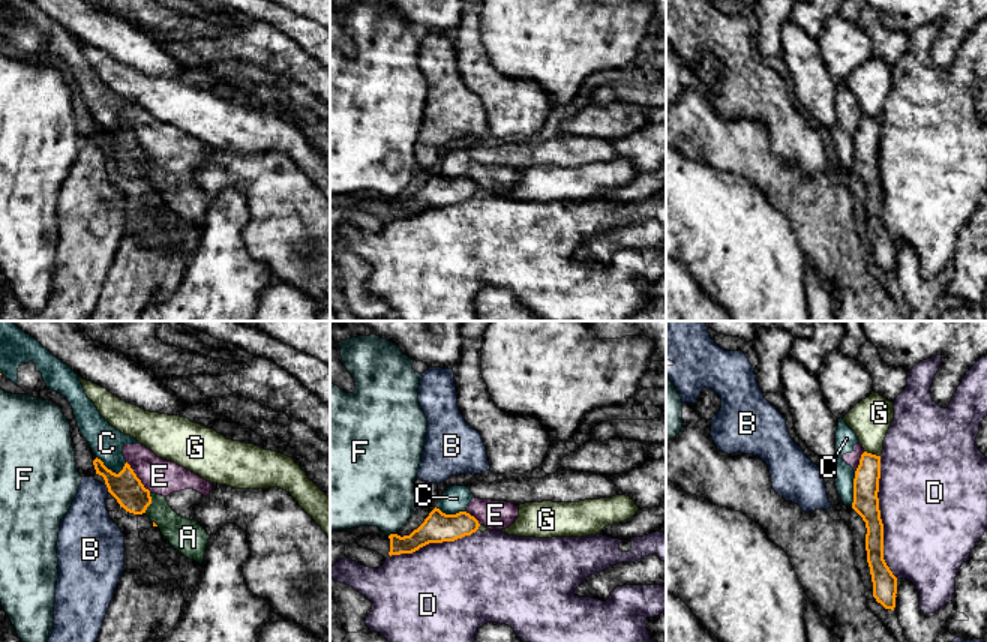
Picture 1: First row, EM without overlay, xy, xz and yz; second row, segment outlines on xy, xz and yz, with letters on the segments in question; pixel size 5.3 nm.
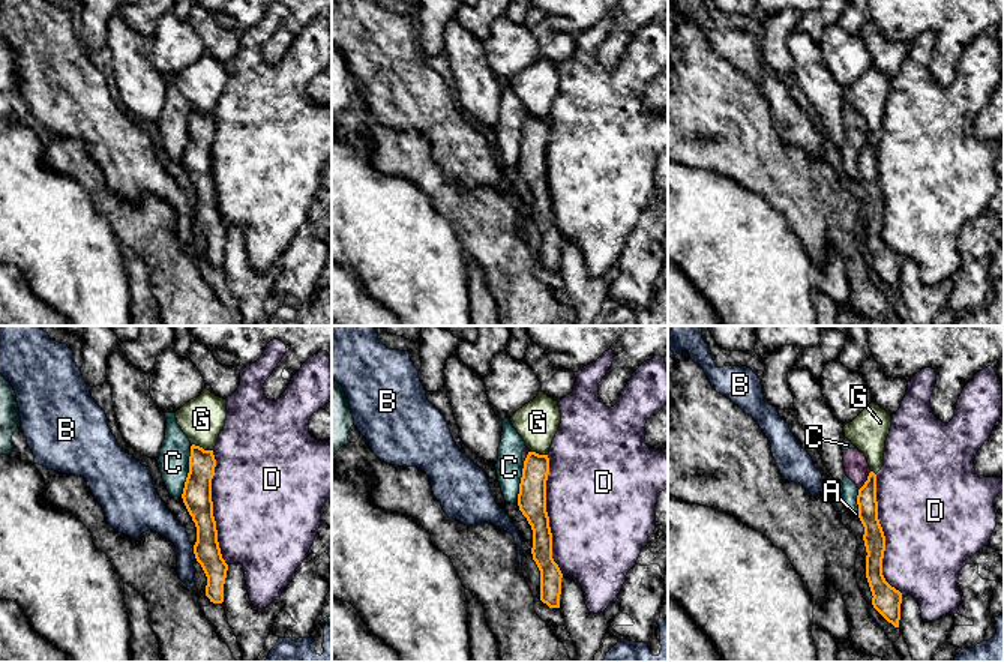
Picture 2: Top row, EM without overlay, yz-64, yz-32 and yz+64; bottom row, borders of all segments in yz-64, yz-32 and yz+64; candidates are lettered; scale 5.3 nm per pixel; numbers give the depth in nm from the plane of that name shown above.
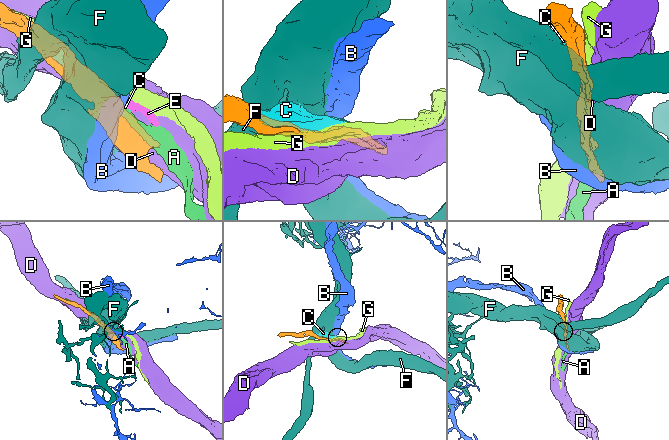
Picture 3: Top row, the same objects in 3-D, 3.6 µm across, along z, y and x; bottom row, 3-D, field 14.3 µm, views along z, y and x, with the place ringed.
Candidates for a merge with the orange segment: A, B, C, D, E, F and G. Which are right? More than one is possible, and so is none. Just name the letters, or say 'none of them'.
none of them

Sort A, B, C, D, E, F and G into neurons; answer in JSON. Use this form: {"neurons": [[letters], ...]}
{"neurons": [["A", "C", "E"], ["B"], ["D"], ["F"], ["G"]]}

